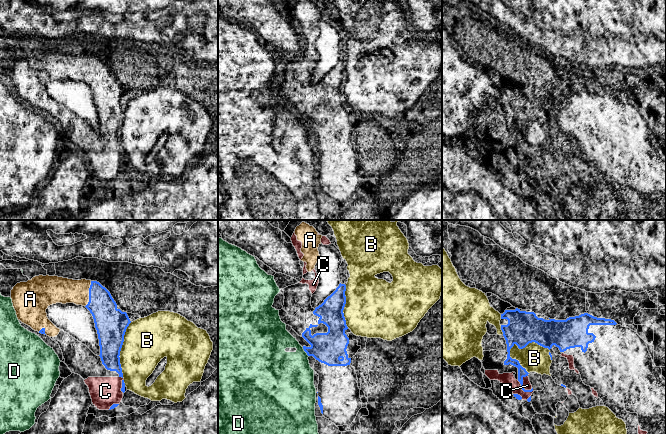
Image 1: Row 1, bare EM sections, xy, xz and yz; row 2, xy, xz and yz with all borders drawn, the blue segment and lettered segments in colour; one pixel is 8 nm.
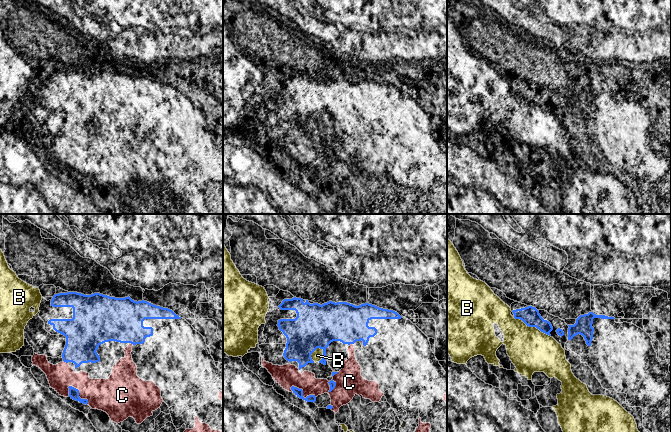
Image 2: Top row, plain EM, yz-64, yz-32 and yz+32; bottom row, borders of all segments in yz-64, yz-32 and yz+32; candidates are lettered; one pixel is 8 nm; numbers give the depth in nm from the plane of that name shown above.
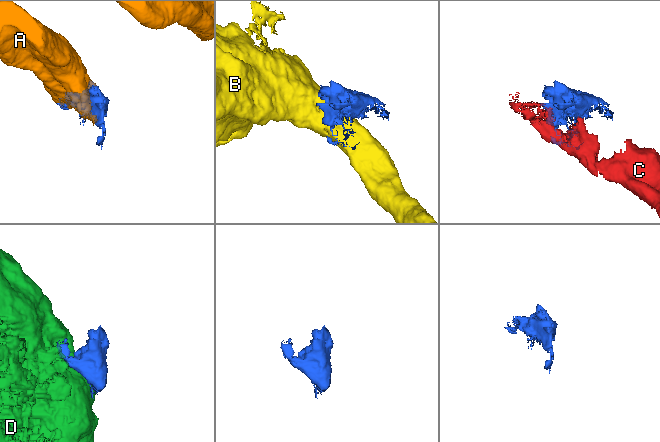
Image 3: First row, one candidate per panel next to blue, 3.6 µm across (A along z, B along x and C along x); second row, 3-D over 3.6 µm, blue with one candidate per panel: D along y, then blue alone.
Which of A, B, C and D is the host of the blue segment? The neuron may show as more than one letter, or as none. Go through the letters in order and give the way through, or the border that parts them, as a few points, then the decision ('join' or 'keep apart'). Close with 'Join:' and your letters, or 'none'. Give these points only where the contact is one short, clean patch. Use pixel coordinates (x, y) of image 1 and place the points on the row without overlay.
A: keep apart
B: keep apart
C: join
D: keep apart
Join: C

